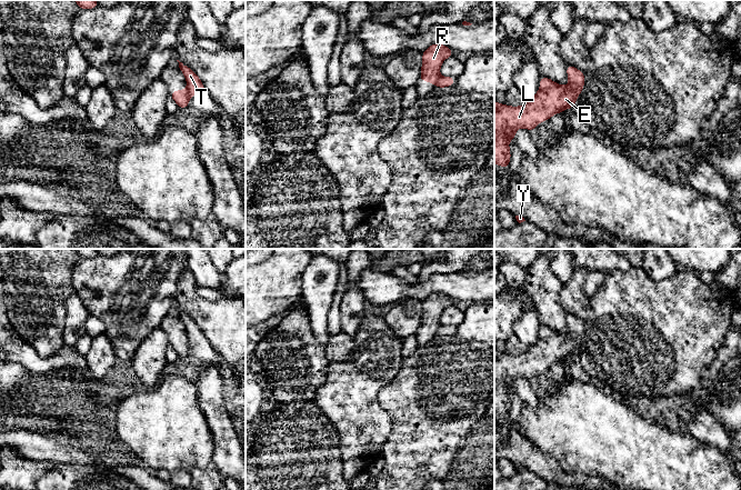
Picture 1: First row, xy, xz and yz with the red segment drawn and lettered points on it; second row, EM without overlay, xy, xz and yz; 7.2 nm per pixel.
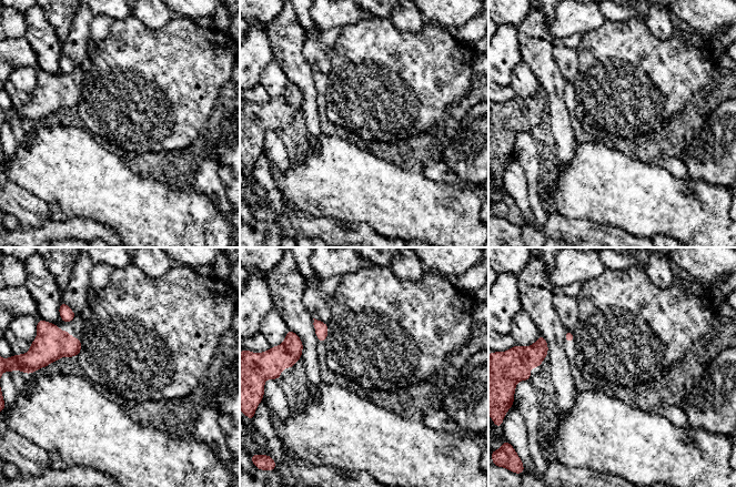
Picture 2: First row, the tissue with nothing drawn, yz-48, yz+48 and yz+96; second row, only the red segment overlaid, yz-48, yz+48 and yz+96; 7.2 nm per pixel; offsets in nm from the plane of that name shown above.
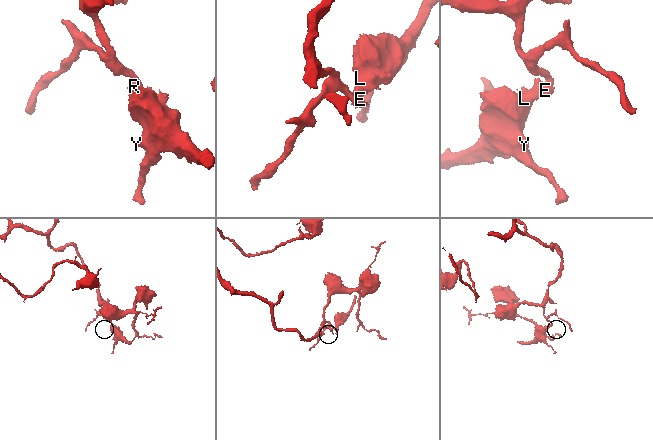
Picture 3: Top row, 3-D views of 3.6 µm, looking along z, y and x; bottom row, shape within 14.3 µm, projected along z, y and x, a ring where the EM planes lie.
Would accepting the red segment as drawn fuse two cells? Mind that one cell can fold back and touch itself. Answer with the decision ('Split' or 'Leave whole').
Split

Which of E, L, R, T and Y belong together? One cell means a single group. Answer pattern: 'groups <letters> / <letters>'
groups E L R Y / T

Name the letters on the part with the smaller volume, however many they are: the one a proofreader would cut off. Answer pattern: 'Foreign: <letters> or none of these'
Foreign: E, L, R, Y

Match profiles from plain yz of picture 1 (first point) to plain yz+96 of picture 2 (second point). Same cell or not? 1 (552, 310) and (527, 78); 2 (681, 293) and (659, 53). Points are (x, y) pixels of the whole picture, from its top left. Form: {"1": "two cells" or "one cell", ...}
{"1": "two cells", "2": "one cell"}

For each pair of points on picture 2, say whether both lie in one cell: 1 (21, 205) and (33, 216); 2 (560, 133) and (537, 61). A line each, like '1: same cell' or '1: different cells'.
1: same cell
2: same cell

